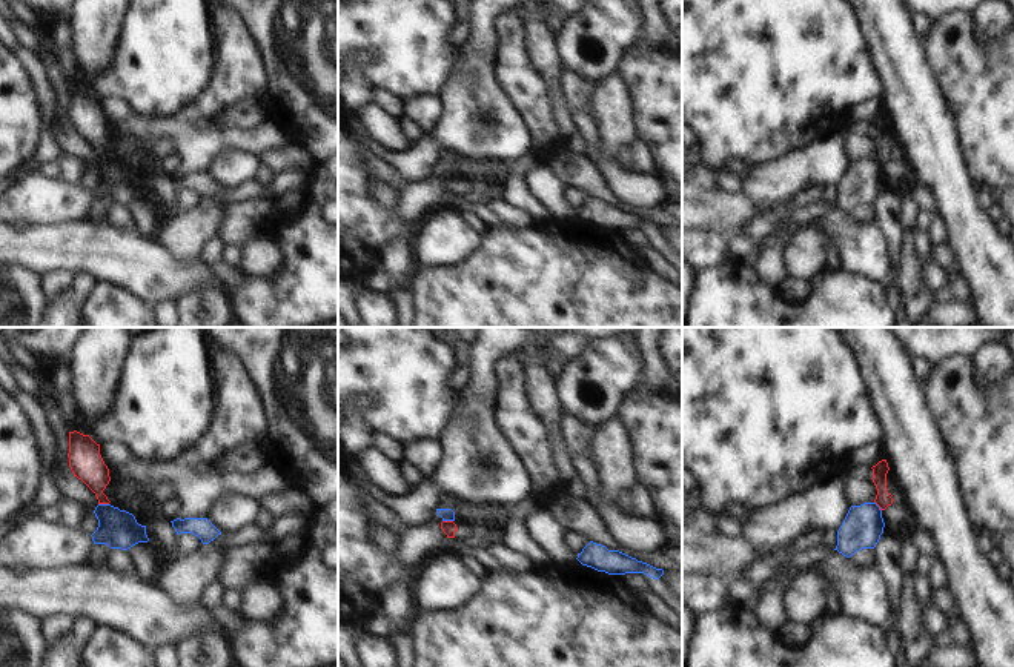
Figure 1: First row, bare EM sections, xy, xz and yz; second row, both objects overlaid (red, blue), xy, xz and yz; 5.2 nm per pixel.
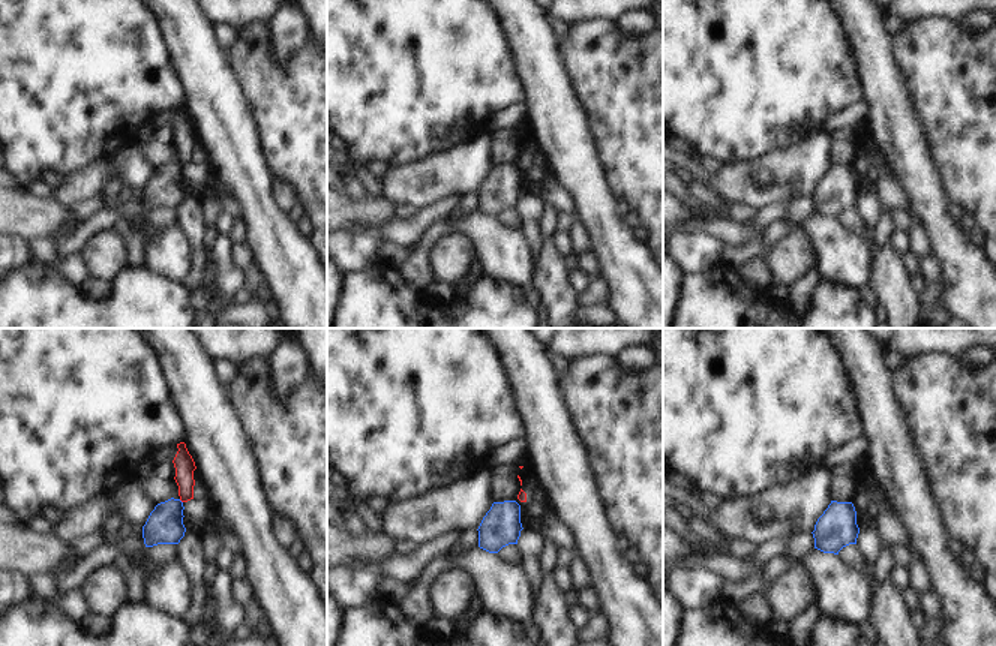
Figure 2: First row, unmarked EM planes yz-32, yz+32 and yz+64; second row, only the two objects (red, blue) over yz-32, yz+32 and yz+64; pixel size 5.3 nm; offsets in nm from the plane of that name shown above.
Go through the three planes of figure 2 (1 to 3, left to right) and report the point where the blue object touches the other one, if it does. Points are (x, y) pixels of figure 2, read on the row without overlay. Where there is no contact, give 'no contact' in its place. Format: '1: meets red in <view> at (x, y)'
1: no contact
2: no contact
3: no contact

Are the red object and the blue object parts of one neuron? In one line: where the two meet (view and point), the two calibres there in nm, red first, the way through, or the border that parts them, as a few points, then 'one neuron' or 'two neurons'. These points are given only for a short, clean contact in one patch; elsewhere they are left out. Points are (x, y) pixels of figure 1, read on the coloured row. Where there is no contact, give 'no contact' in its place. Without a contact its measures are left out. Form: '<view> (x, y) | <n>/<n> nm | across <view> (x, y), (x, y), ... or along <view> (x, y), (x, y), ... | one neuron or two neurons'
xy (103, 503) | 170/200 nm | along xy (99, 503), (108, 504) | two neurons

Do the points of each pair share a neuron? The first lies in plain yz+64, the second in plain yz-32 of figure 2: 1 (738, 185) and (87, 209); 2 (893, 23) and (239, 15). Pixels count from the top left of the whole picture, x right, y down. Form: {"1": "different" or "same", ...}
{"1": "different", "2": "different"}

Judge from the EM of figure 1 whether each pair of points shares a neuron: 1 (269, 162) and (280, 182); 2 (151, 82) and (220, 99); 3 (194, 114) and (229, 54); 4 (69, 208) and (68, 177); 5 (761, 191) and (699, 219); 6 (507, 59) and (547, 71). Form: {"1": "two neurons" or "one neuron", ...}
{"1": "two neurons", "2": "two neurons", "3": "one neuron", "4": "two neurons", "5": "two neurons", "6": "two neurons"}

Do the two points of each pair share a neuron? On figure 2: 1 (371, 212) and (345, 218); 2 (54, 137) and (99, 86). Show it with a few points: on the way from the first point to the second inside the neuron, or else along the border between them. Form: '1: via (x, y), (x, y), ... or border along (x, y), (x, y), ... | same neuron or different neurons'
1: via (365, 212), (351, 212) | same neuron
2: via (60, 125), (87, 98) | same neuron

